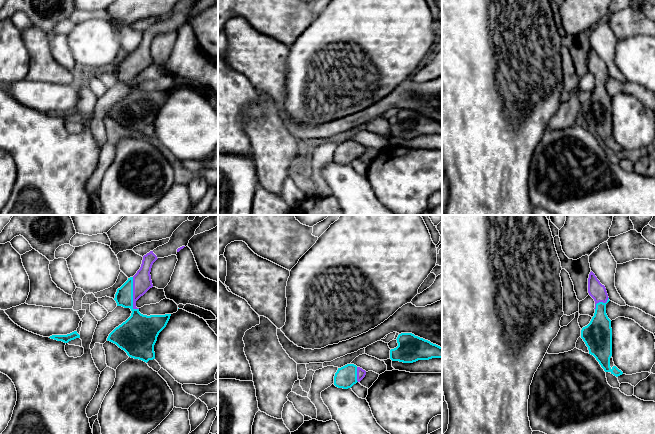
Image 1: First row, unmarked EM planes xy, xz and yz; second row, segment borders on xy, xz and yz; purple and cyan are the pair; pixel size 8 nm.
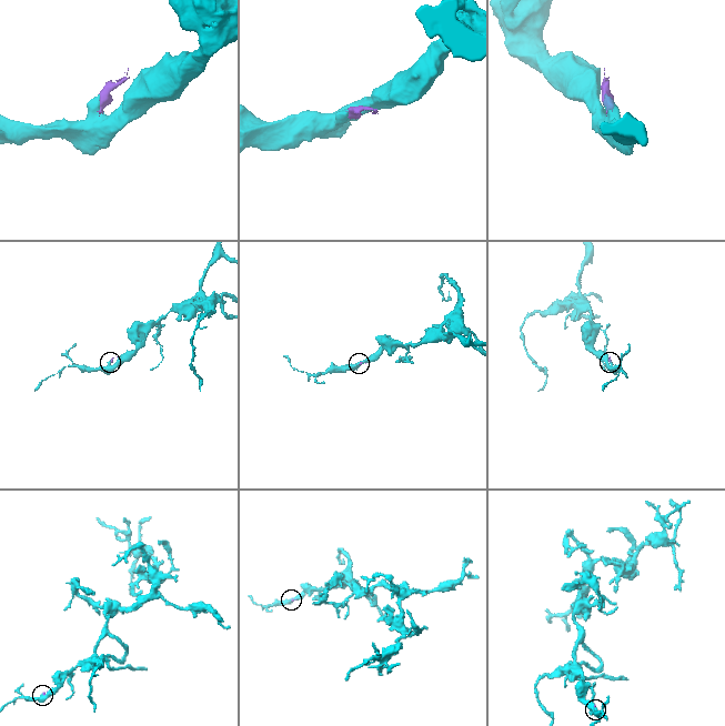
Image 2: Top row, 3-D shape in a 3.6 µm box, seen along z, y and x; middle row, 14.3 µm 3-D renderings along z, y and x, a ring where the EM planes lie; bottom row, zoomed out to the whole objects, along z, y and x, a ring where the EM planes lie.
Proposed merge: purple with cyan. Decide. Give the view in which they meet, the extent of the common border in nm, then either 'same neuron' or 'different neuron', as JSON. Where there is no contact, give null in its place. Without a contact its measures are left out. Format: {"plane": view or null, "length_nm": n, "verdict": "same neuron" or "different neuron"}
{"plane": "xy", "length_nm": 260, "verdict": "same neuron"}

